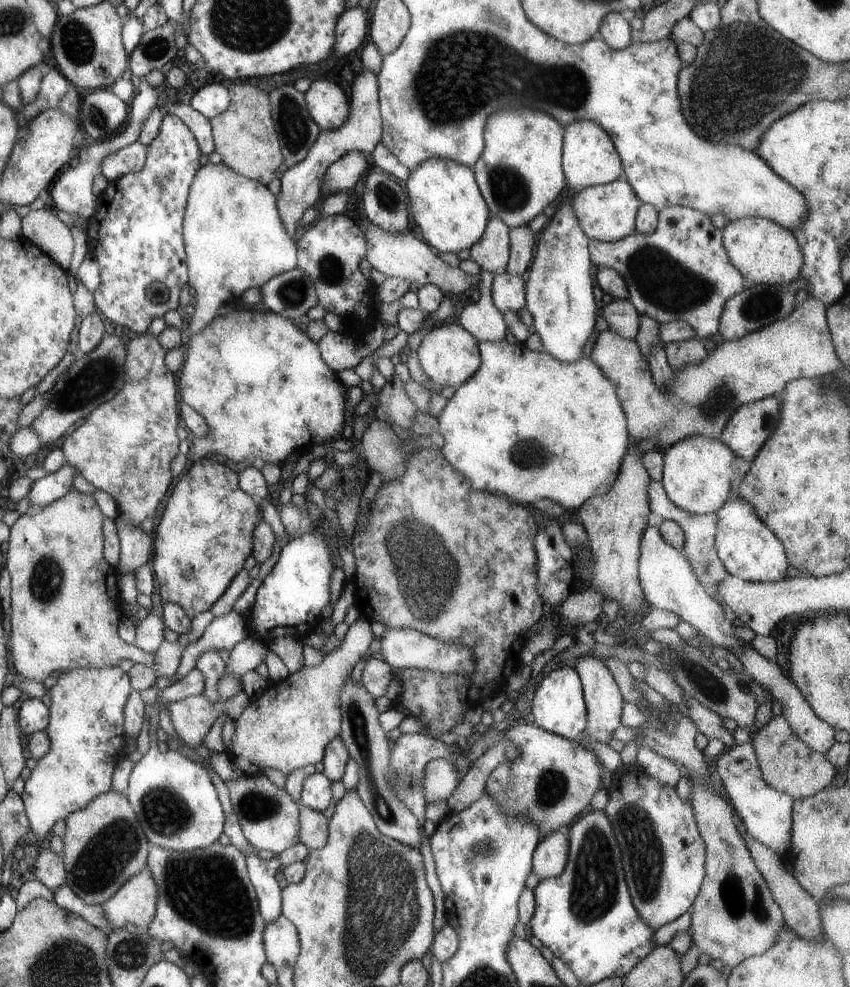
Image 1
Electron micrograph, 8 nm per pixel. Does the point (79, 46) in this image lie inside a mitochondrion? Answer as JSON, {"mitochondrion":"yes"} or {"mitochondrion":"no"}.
{"mitochondrion":"yes"}

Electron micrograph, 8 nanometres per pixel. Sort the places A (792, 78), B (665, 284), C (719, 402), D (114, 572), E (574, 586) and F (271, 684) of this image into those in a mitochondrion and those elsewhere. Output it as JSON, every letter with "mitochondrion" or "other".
{"A":"mitochondrion","B":"mitochondrion","C":"mitochondrion","D":"other","E":"other","F":"other"}

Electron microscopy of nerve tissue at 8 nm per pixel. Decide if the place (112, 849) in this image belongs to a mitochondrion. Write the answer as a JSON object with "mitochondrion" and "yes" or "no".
{"mitochondrion":"yes"}

